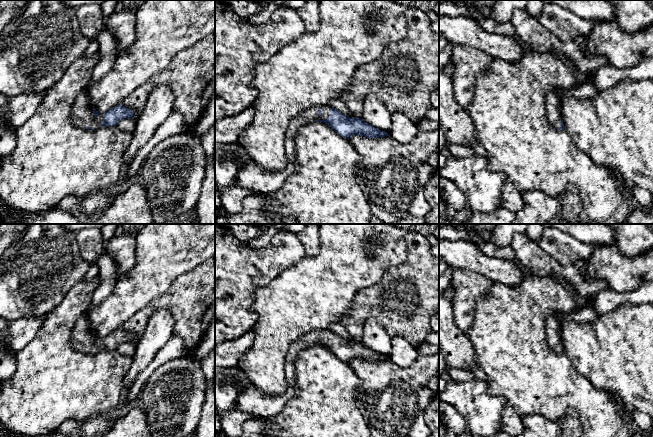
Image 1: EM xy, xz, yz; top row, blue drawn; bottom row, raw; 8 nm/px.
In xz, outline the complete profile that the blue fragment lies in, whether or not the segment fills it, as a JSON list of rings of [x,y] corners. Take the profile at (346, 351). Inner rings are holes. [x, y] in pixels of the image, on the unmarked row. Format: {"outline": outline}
{"outline": [[[314,330],[299,337],[289,348],[285,357],[285,375],[288,384],[287,390],[281,395],[266,395],[253,386],[239,390],[236,410],[248,416],[274,417],[284,408],[287,401],[295,395],[295,358],[300,351],[311,346],[324,346],[341,361],[348,363],[353,359],[367,362],[379,362],[388,359],[361,342],[350,342],[330,330]]]}

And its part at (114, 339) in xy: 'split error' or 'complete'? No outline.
split error

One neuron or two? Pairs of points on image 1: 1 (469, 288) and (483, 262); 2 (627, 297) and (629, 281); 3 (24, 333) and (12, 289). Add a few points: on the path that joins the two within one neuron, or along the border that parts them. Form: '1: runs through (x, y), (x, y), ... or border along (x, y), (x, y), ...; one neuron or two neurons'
1: border along (454, 269), (476, 271), (494, 281); two neurons
2: border along (641, 284), (628, 291), (615, 292), (609, 289); two neurons
3: border along (43, 316), (23, 316), (10, 322); two neurons

